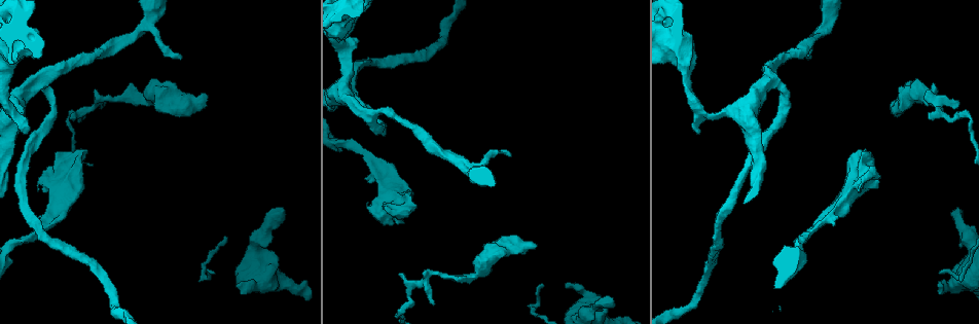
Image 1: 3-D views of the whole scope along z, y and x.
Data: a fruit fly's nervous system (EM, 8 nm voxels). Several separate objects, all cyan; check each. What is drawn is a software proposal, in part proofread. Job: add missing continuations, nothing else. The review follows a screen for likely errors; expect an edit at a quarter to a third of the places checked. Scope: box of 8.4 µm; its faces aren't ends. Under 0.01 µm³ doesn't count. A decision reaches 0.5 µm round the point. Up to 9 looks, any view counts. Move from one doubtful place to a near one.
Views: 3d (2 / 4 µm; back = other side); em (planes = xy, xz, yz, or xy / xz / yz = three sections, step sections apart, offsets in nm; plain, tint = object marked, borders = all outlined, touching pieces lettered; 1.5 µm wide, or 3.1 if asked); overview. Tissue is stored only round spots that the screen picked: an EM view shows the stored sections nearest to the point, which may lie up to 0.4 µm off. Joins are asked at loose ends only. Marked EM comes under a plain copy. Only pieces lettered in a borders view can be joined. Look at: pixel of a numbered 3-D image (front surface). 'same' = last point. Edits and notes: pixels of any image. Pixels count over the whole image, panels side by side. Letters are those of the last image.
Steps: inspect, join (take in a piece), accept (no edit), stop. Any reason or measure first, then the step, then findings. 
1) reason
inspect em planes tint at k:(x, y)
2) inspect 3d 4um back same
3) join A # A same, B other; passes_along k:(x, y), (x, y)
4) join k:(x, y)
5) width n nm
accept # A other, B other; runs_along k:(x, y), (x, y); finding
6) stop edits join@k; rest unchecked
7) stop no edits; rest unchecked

stops while still wide
inspect em planes borders at 1:(402, 222)

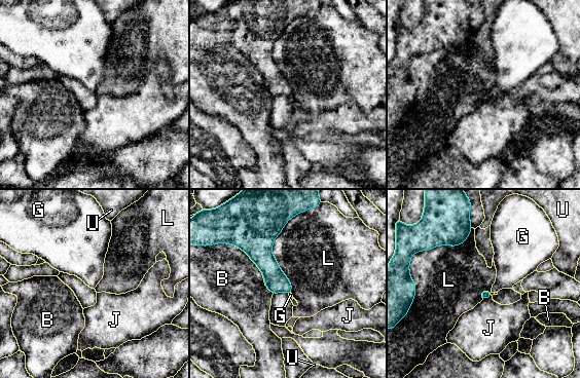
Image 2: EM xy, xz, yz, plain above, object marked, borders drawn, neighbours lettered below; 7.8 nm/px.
longest_contact L 600 nm
accept # B other, G other, J other, L other, U other; border 2:(292, 217), (272, 249), (290, 293); no lettered piece goes on from it

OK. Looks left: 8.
an open end
inspect em planes borders at 1:(534, 247)

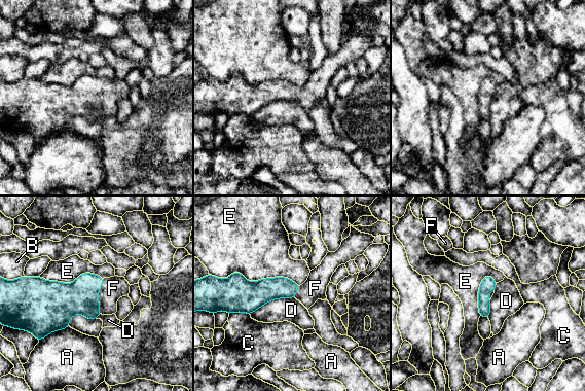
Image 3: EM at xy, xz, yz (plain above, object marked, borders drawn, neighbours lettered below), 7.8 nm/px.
join F # A other, B other, C other, D other, E other, F same; passes_along 3:(80, 296), (97, 295), (113, 288); the neuron continues

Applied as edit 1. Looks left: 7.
see it whole again
inspect overview

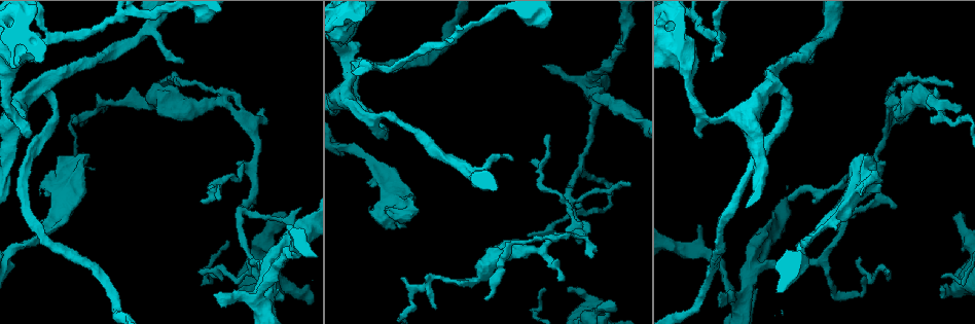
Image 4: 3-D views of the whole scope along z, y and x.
branch stops here
inspect em planes borders at 4:(510, 159)

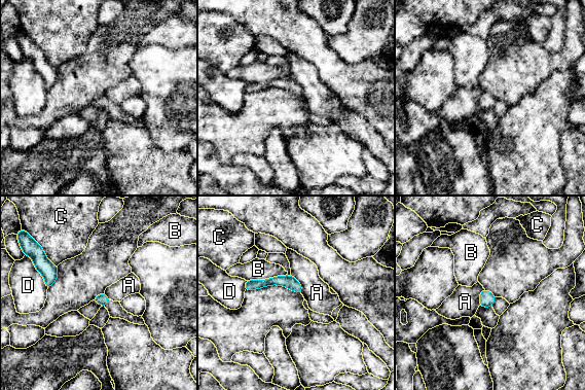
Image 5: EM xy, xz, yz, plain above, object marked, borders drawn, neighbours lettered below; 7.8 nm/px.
accept # A other, B other, C other, D other; none of them fits

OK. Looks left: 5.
free end
inspect 3d 4um at 4:(240, 289)

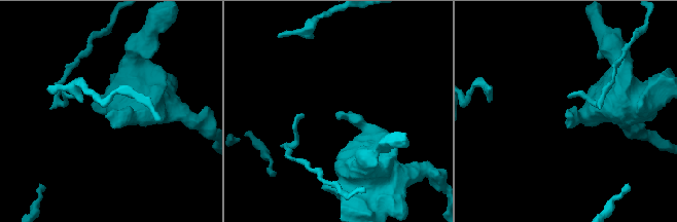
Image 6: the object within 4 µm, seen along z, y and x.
shape alone is not enough
inspect em xy step 8 borders at 6:(106, 117)

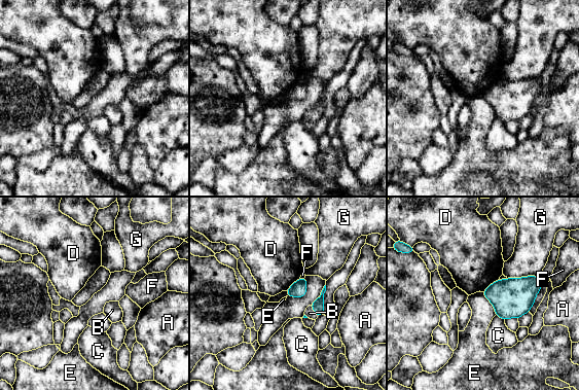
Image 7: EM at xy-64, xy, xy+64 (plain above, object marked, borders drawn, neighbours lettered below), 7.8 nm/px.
cut it another way
inspect em planes borders same

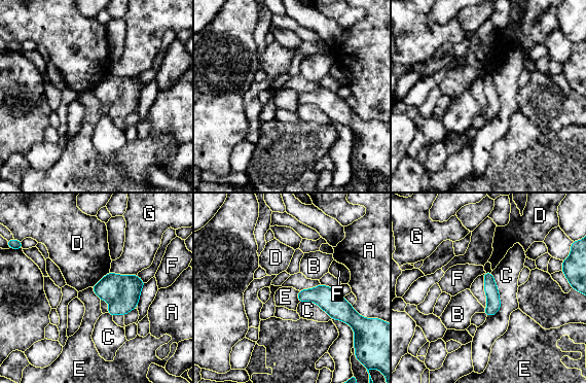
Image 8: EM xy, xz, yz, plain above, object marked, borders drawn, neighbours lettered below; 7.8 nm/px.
longest_contact C 360 nm
join B # A other, B same, C other, D other, E other, F other, G other; passes_along 8:(490, 288), (485, 310), (458, 314); the neuron continues

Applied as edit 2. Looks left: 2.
stop edits join@3, join@8; rest unchecked

